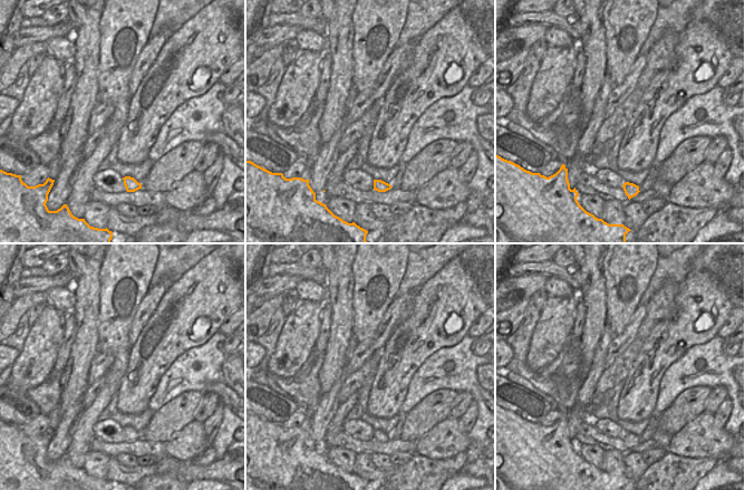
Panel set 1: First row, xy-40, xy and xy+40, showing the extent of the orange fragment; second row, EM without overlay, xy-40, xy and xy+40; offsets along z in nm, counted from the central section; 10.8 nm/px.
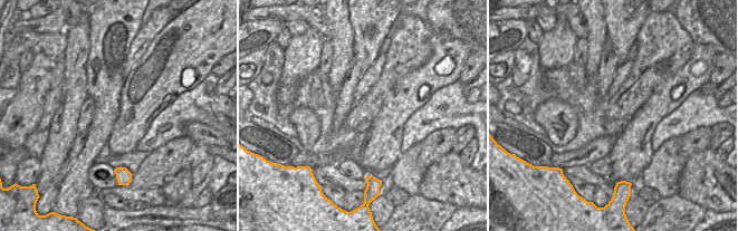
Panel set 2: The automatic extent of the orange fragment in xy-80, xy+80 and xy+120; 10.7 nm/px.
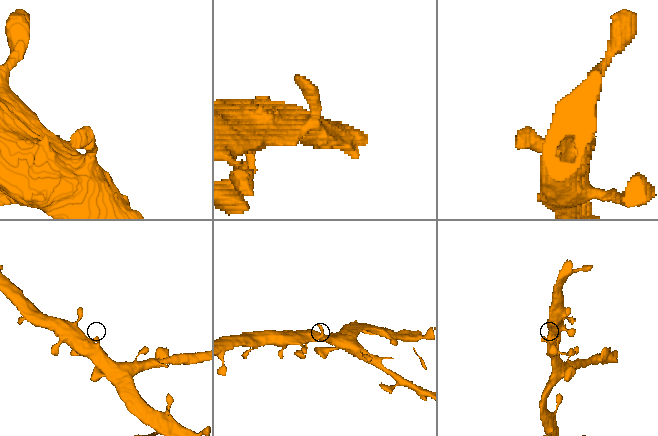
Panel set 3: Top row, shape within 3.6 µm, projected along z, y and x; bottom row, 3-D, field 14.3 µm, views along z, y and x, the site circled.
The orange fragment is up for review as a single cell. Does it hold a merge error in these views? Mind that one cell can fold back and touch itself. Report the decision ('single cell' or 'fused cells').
single cell

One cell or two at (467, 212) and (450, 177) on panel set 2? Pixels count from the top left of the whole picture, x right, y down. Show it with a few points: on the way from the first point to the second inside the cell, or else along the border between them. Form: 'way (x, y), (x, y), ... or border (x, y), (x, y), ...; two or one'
border (476, 207), (457, 208); two

